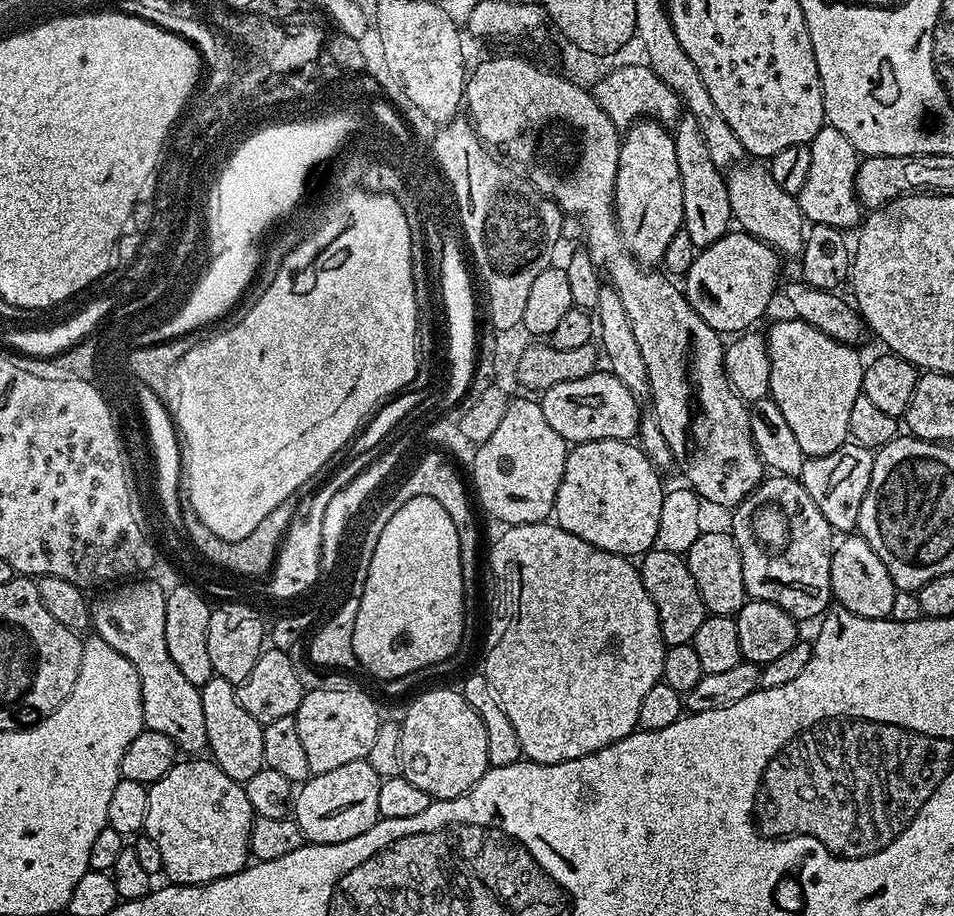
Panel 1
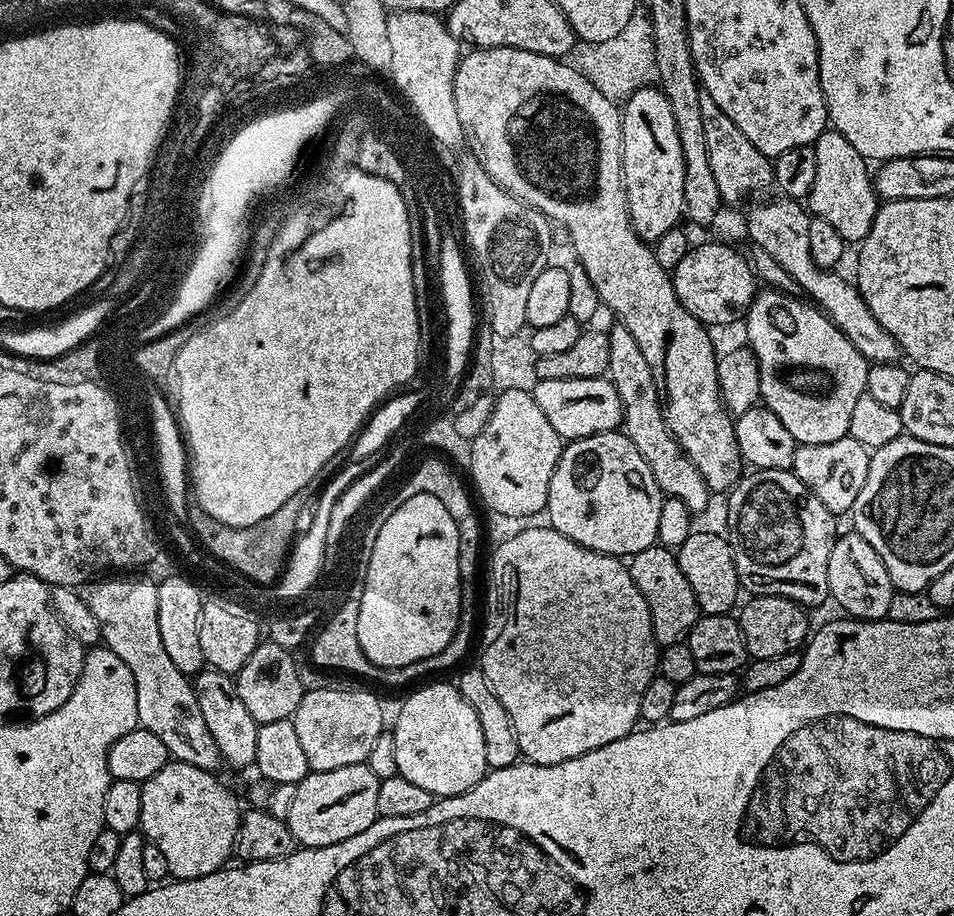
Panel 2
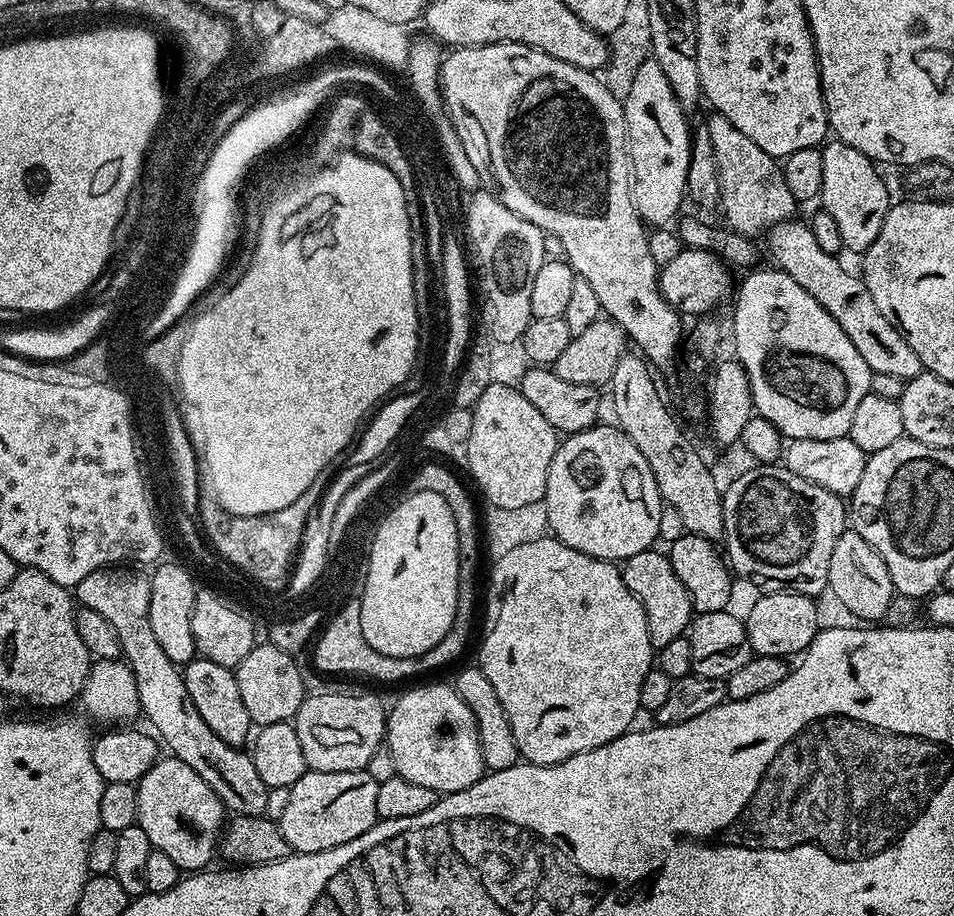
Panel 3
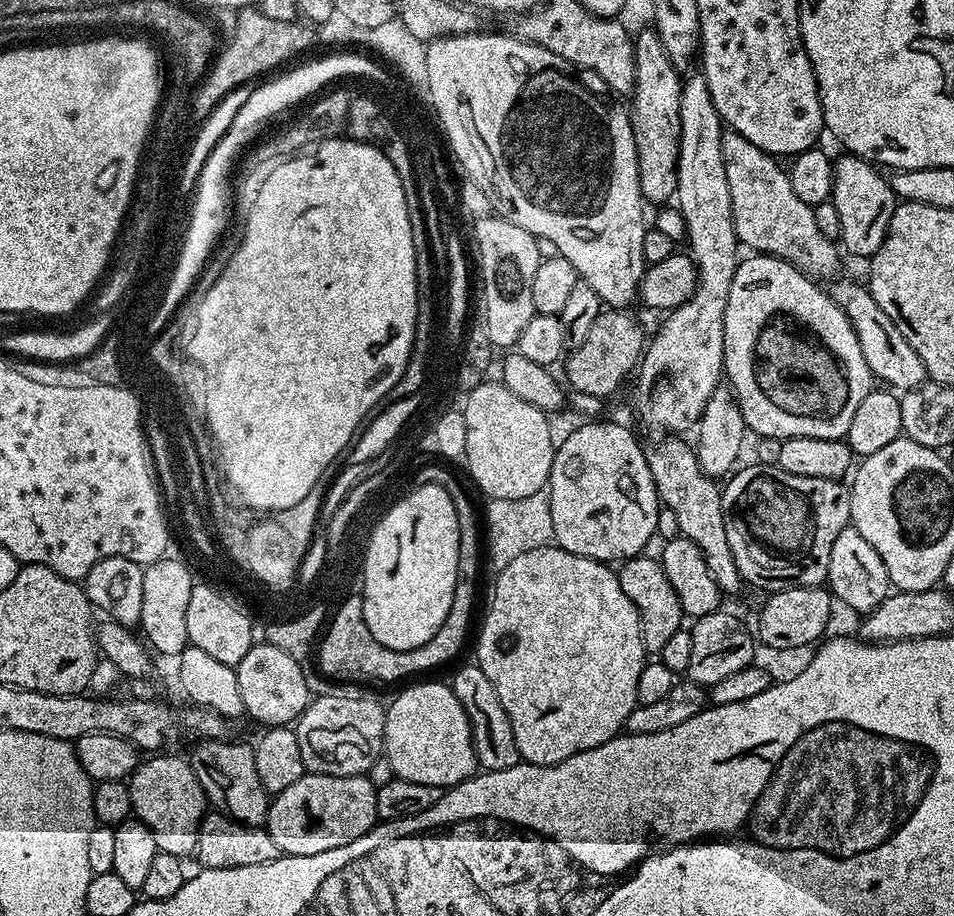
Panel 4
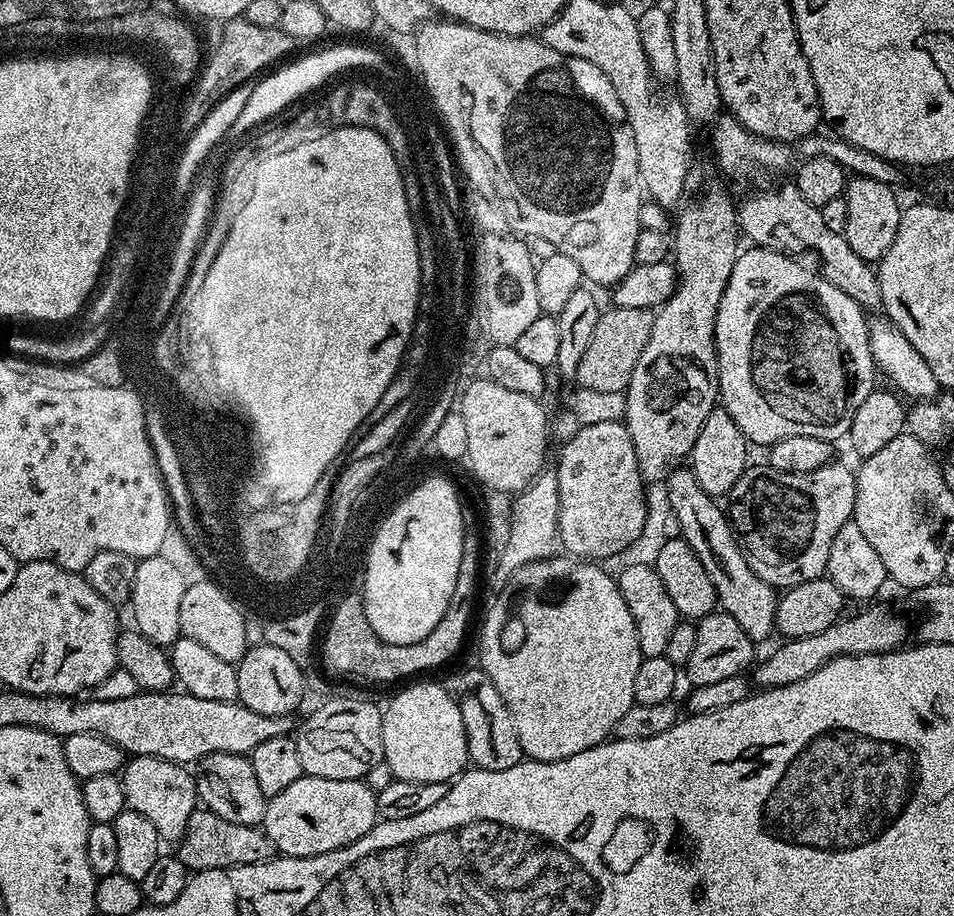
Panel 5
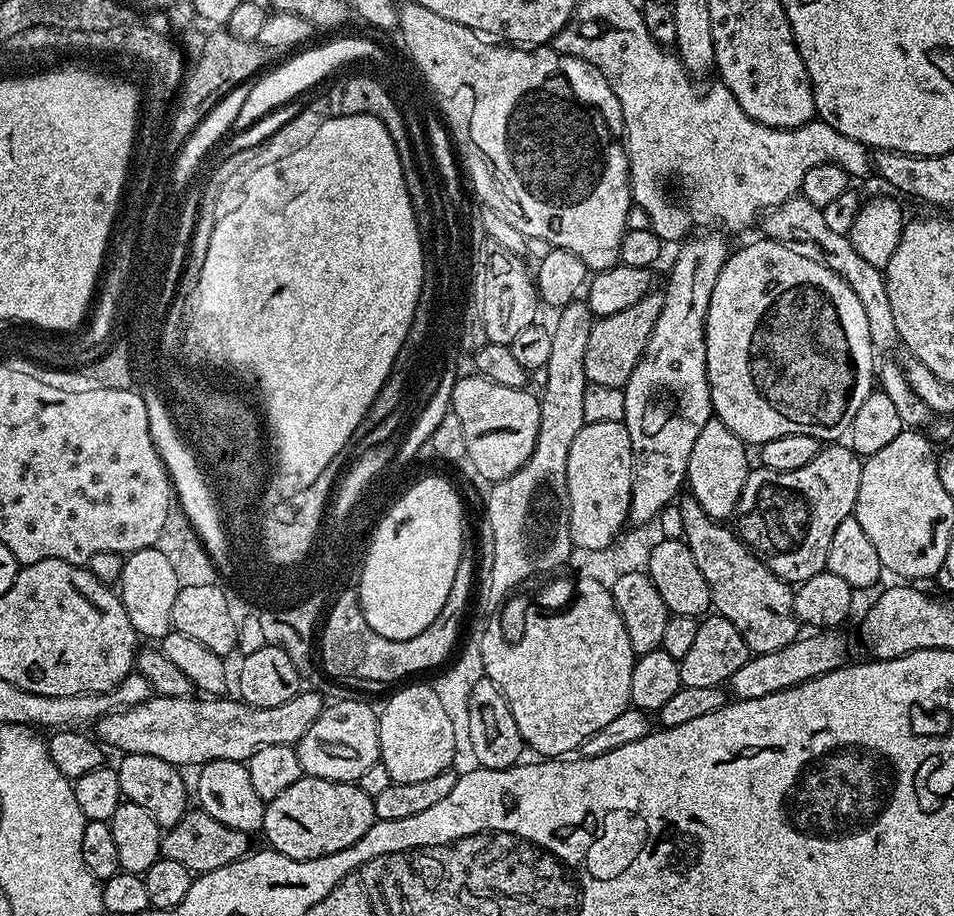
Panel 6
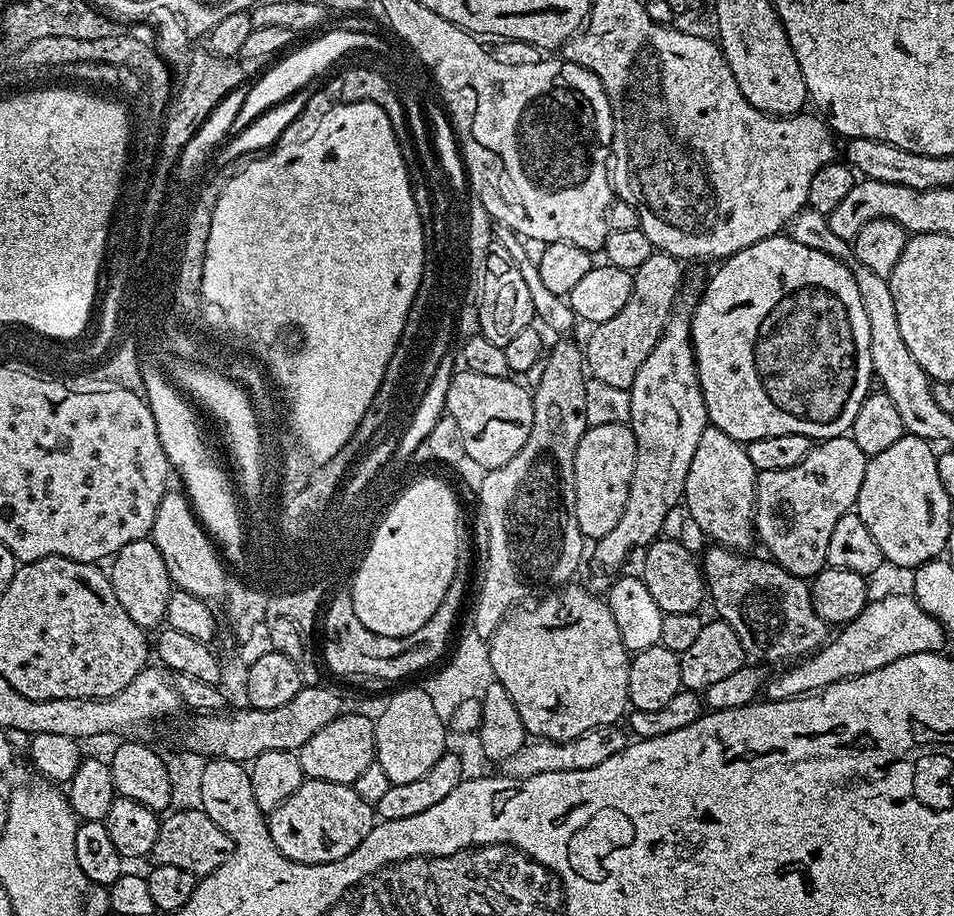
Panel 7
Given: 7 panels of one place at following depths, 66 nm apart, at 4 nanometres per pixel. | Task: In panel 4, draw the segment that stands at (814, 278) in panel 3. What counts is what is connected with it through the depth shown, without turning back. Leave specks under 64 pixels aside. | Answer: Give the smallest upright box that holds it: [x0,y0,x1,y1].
[830,283,926,390]

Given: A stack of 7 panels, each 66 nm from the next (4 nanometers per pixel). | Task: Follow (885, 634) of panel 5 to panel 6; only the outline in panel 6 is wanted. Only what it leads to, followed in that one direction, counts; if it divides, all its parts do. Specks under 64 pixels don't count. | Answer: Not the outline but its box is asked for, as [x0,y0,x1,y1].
[727,630,849,700]

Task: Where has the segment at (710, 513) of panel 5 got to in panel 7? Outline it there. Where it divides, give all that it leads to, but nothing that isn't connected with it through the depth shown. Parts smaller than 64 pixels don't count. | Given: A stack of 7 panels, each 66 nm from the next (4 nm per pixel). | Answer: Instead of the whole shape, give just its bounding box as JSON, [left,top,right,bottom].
[702,546,830,662]

